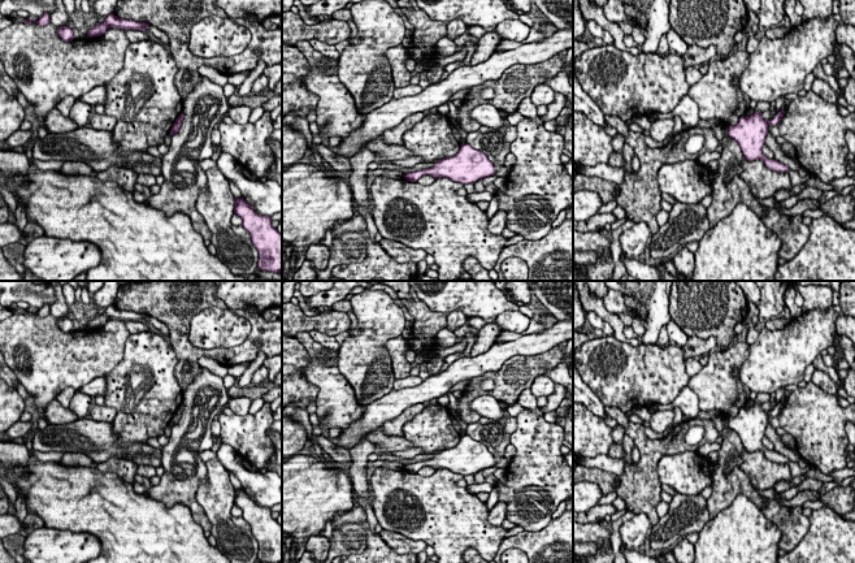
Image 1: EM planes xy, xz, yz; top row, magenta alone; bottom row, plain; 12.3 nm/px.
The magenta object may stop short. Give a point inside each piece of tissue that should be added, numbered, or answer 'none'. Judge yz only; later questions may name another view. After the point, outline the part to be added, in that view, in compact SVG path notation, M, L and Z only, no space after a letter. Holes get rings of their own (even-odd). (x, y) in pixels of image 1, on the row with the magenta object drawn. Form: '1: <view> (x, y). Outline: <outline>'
none

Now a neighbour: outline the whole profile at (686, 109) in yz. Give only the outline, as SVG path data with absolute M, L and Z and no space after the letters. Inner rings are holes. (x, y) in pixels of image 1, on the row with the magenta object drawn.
M685 95L677 107L669 113L657 113L655 118L667 120L678 116L682 124L689 125L690 127L696 126L699 118L699 108L696 103L689 96Z

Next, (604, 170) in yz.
M602 163L595 166L578 166L578 173L587 177L598 177L616 185L621 185L625 176L625 170L622 168L611 166L608 163Z

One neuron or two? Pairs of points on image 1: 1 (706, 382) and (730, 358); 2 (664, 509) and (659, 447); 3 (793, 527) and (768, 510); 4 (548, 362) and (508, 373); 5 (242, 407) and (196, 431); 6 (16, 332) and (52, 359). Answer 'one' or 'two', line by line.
1: one
2: two
3: one
4: one
5: two
6: one

